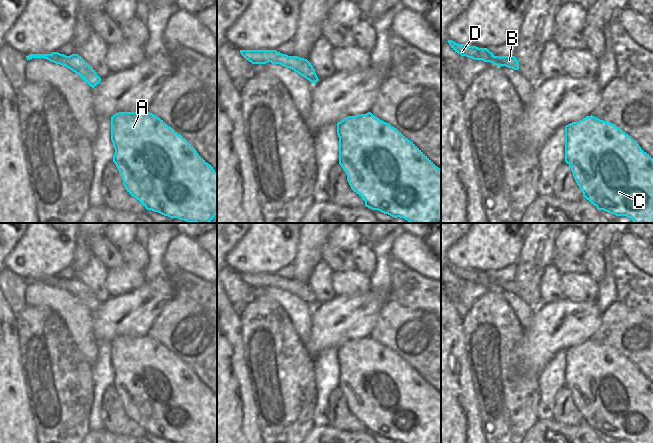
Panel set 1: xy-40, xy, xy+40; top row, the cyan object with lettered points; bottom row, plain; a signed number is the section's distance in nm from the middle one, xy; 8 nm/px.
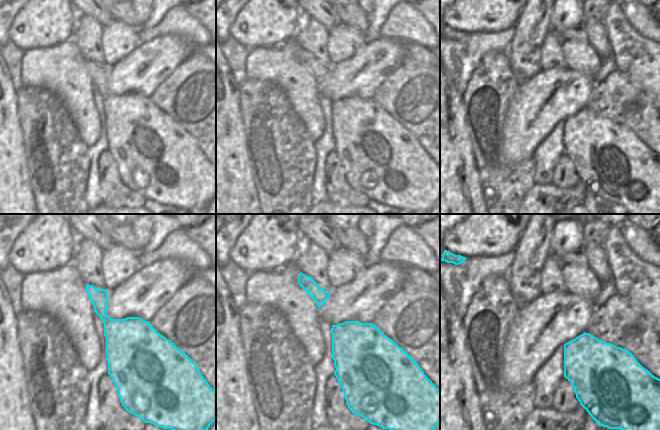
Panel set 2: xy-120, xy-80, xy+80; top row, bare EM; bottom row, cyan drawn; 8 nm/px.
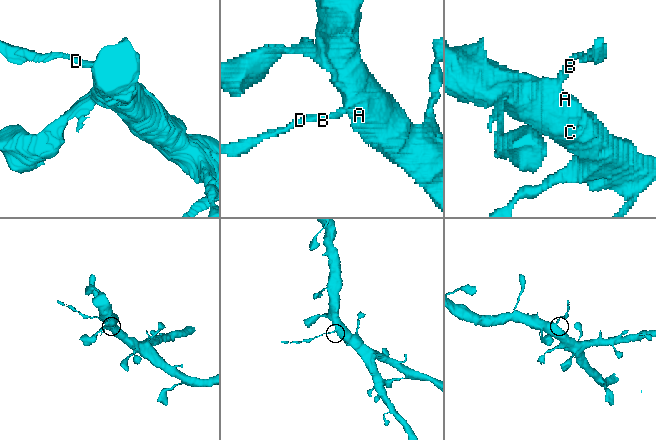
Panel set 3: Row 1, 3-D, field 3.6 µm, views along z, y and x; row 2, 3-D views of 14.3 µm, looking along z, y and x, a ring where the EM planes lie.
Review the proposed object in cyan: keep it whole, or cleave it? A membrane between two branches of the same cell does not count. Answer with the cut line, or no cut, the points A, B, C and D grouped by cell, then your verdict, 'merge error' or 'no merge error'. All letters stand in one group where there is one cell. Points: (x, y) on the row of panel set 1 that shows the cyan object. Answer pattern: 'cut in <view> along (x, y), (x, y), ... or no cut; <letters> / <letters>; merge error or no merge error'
cut in xy along (277, 52), (277, 55), (270, 61); A B C / D; merge error

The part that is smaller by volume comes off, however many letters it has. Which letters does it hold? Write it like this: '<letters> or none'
D

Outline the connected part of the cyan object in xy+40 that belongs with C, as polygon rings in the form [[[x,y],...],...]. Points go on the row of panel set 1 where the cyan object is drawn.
[[[592,115],[566,125],[565,162],[571,167],[583,196],[598,210],[626,216],[633,223],[653,223],[653,158],[623,130]]]

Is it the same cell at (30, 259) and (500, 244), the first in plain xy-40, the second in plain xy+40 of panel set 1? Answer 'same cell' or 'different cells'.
same cell

